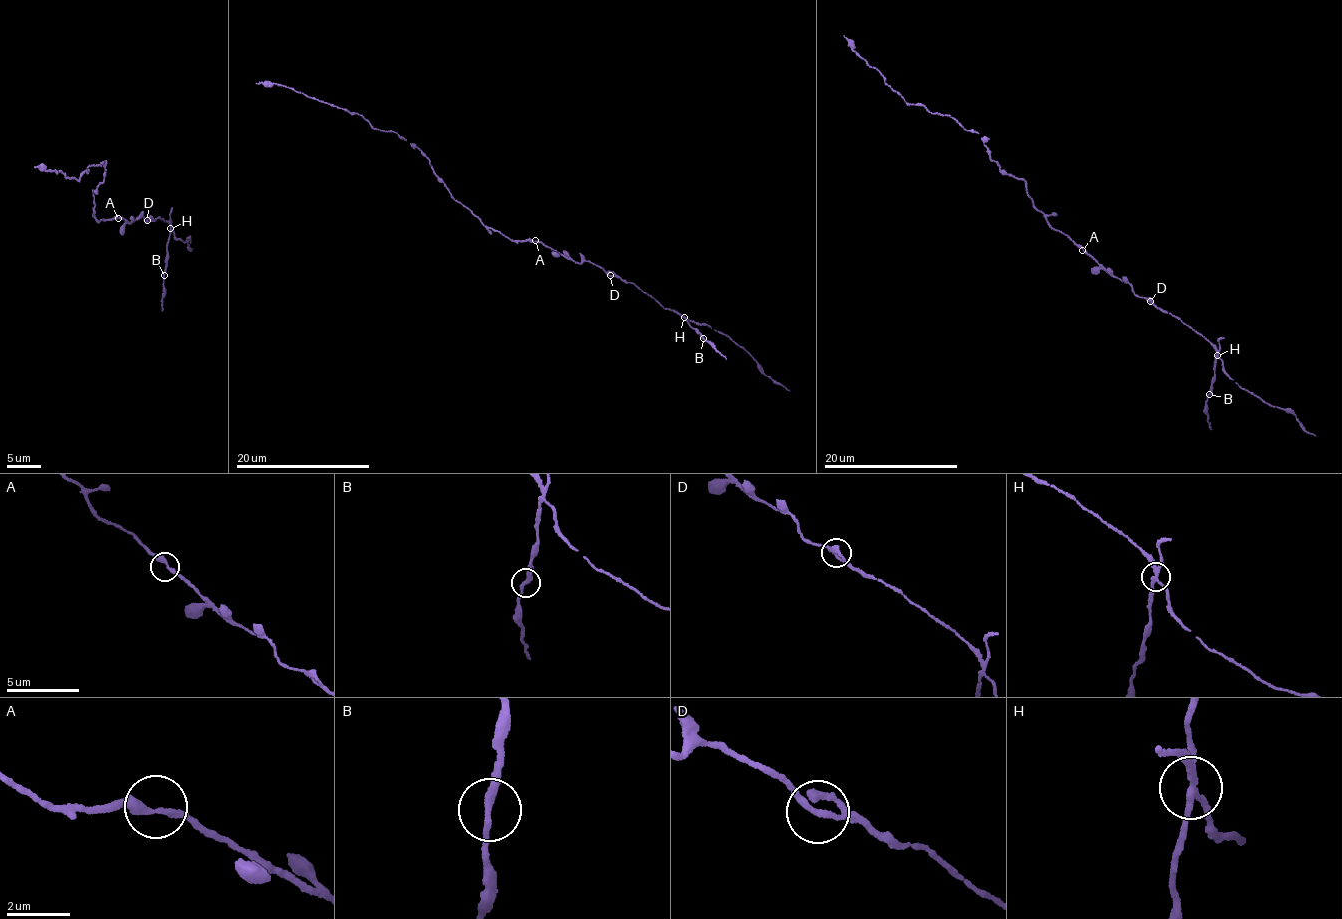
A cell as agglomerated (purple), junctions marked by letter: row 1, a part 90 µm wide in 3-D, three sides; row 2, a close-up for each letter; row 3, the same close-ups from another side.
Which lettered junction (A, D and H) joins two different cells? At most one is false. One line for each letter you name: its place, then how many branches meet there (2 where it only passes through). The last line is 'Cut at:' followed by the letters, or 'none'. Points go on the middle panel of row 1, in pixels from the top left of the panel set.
H: Place: (684, 317). Branches: 4
Cut at: H

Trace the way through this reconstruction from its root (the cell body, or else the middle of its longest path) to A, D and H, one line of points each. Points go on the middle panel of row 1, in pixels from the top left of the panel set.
A: (512, 239), (535, 240)
D: (512, 239), (540, 241), (568, 258), (591, 262), (610, 275)
H: (512, 239), (540, 241), (568, 258), (579, 262), (586, 260), (613, 272), (684, 317)

